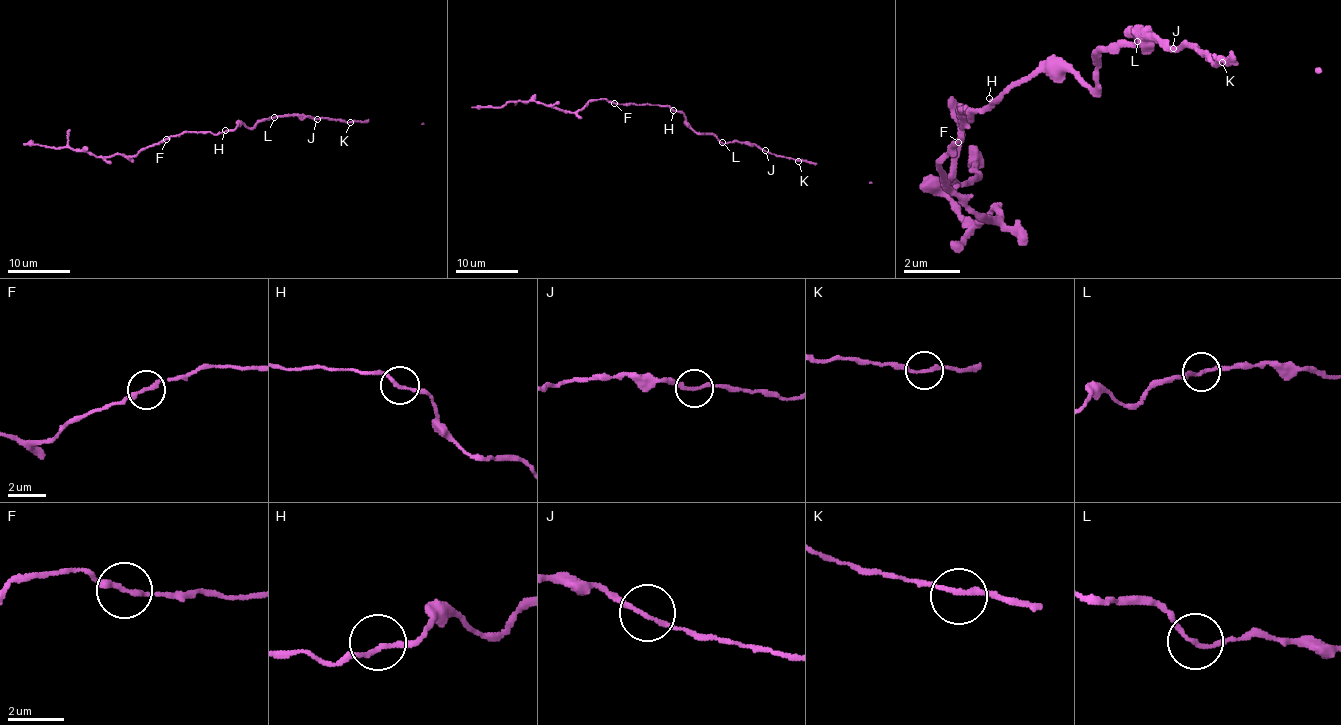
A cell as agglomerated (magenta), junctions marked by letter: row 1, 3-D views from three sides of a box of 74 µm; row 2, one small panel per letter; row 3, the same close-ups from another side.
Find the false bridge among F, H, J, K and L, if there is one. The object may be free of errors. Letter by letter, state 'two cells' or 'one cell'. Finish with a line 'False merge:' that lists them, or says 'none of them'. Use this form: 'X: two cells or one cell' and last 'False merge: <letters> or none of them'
F: one cell
H: one cell
J: one cell
K: one cell
L: one cell
False merge: none of them

